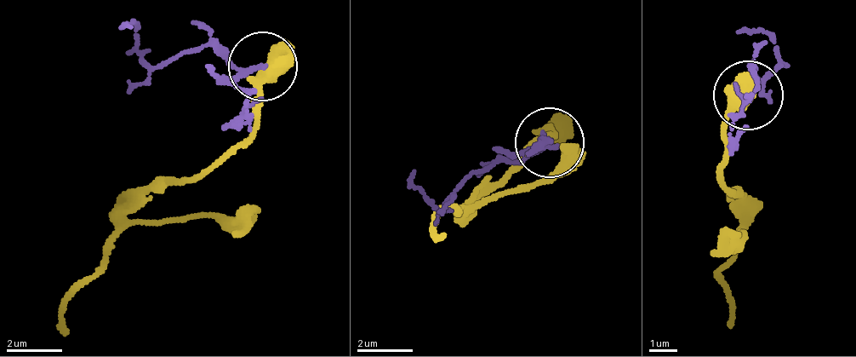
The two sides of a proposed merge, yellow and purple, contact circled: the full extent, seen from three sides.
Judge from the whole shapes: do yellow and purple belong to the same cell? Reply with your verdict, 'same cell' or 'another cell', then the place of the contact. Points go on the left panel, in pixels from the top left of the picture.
another cell | (262, 66)

